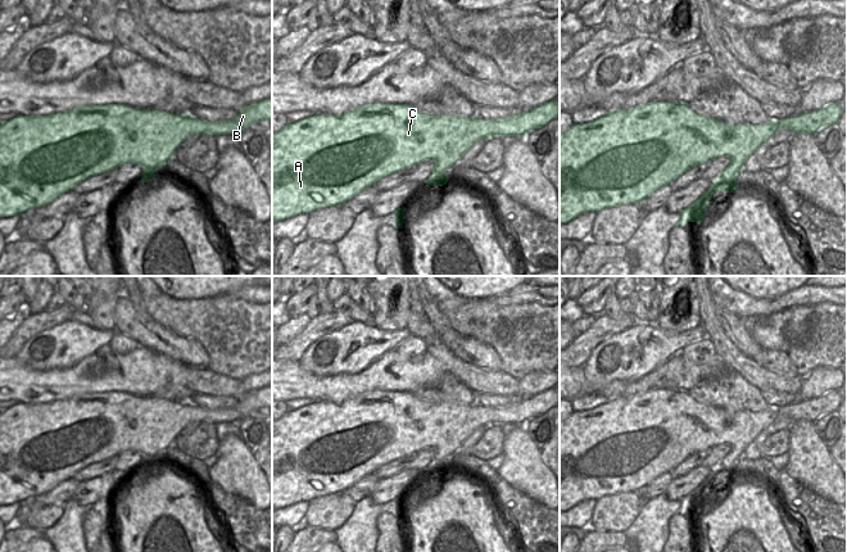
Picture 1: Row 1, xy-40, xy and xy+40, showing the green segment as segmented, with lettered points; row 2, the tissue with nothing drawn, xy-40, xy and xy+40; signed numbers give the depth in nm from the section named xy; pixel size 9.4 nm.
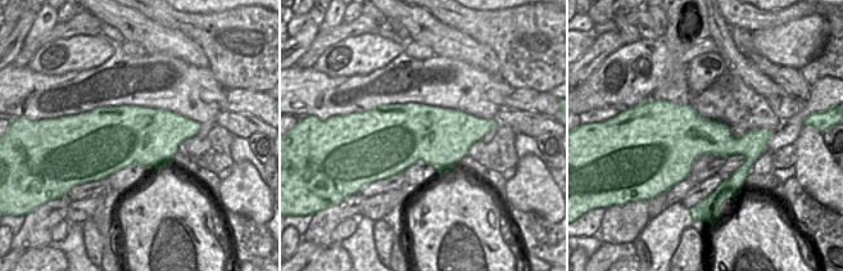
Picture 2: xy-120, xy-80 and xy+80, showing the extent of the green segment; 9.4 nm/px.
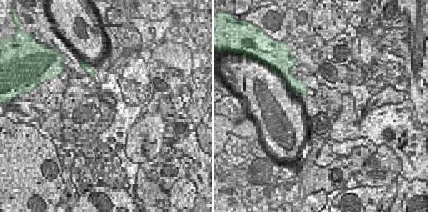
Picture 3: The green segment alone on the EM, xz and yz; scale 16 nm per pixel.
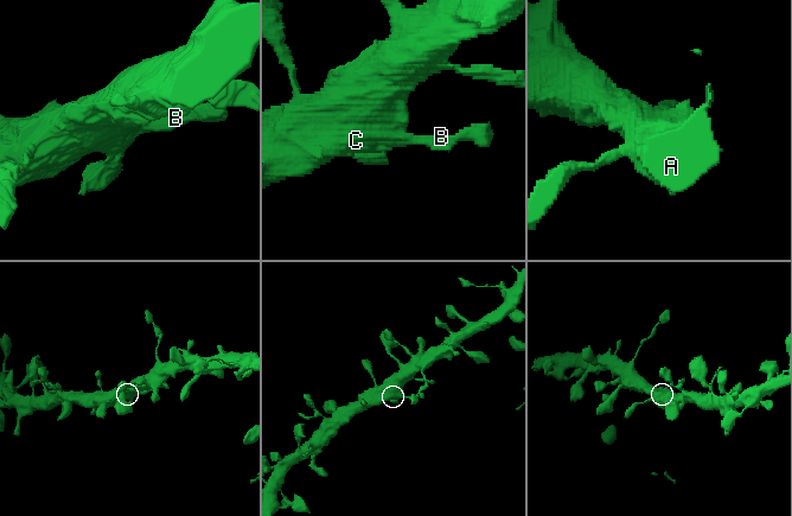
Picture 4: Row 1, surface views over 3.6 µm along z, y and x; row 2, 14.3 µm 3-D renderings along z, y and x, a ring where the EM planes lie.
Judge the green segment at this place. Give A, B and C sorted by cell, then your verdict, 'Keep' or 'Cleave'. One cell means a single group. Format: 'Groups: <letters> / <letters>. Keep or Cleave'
Groups: A B C. Keep

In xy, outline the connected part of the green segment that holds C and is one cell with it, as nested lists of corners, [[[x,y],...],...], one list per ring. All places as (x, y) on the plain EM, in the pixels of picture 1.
[[[552,388],[504,407],[477,403],[429,403],[413,393],[375,390],[341,403],[314,402],[287,411],[272,421],[272,511],[300,501],[311,502],[327,494],[341,493],[364,476],[411,453],[432,448],[435,456],[426,474],[447,472],[450,462],[443,460],[457,452],[477,429],[495,424],[526,424],[535,416],[560,406],[560,390]]]

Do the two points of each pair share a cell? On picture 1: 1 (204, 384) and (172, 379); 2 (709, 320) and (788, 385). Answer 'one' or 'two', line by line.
1: two
2: one

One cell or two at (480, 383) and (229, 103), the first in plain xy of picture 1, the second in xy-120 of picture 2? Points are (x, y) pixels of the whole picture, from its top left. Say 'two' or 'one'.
one

